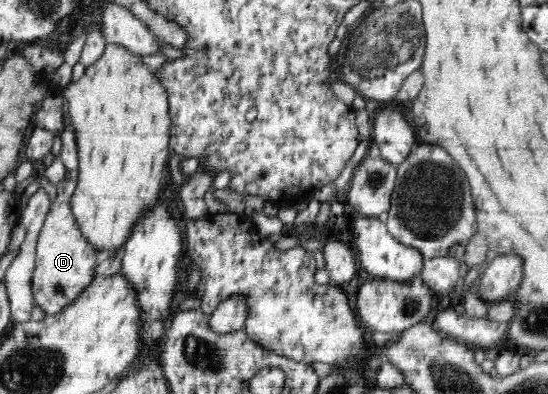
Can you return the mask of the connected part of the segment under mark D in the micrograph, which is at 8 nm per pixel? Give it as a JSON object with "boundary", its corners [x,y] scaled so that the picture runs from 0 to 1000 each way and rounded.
{"boundary":[[[113,457],[104,464],[104,497],[93,513],[80,574],[66,614],[66,660],[58,703],[64,769],[86,799],[109,792],[124,777],[172,711],[172,683],[182,650],[177,635],[150,599],[133,546],[128,505],[141,462]]]}

